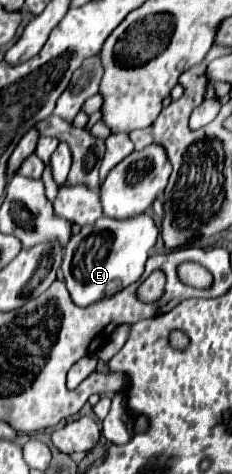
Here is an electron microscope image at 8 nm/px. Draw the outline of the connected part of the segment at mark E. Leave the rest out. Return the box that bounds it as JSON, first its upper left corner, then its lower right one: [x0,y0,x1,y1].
[62,213,158,307]

